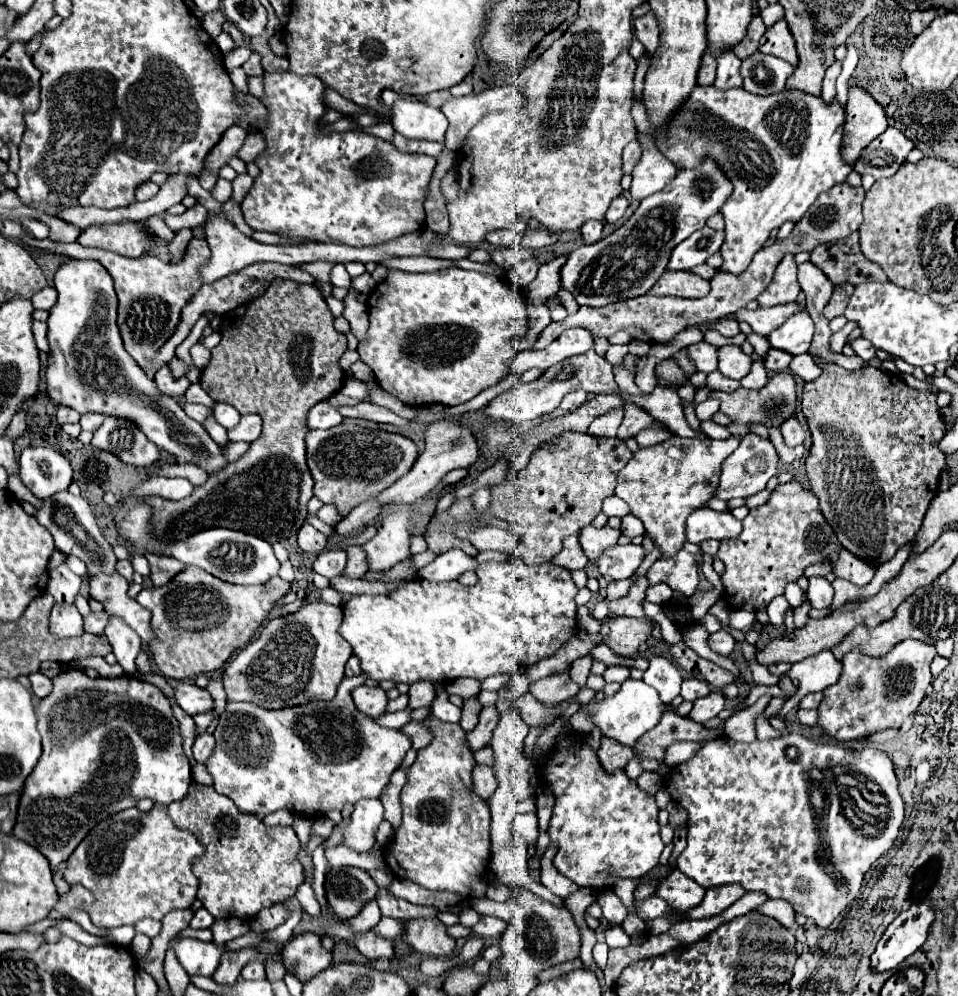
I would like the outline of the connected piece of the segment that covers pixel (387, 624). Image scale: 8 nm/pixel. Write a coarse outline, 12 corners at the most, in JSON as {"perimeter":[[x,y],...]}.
{"perimeter":[[546,561],[352,595],[340,635],[376,683],[484,681],[576,635]]}

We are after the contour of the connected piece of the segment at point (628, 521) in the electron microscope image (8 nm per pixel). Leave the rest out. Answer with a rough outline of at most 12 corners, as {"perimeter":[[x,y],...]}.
{"perimeter":[[632,513],[622,517],[620,531],[628,537],[644,535],[644,525]]}

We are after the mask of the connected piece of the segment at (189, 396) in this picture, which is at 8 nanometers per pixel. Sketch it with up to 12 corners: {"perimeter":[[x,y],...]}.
{"perimeter":[[188,387],[184,401],[214,407],[214,399],[200,387]]}

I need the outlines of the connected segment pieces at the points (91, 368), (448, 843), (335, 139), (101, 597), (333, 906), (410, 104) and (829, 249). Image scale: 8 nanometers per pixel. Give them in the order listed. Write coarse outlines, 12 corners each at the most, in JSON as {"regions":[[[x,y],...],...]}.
{"regions":[[[98,261],[56,271],[50,399],[128,417],[208,475],[228,459],[126,353]],[[428,717],[384,859],[470,897],[490,861],[464,729]],[[264,73],[254,231],[374,247],[424,229],[436,161],[324,133],[324,81]],[[120,573],[90,575],[90,595],[132,627],[156,641],[150,611],[128,595]],[[344,867],[324,889],[332,915],[356,917],[378,893],[372,877]],[[408,99],[392,105],[390,123],[406,139],[444,141],[440,109]],[[852,233],[810,253],[834,283],[884,283],[886,273]]]}

